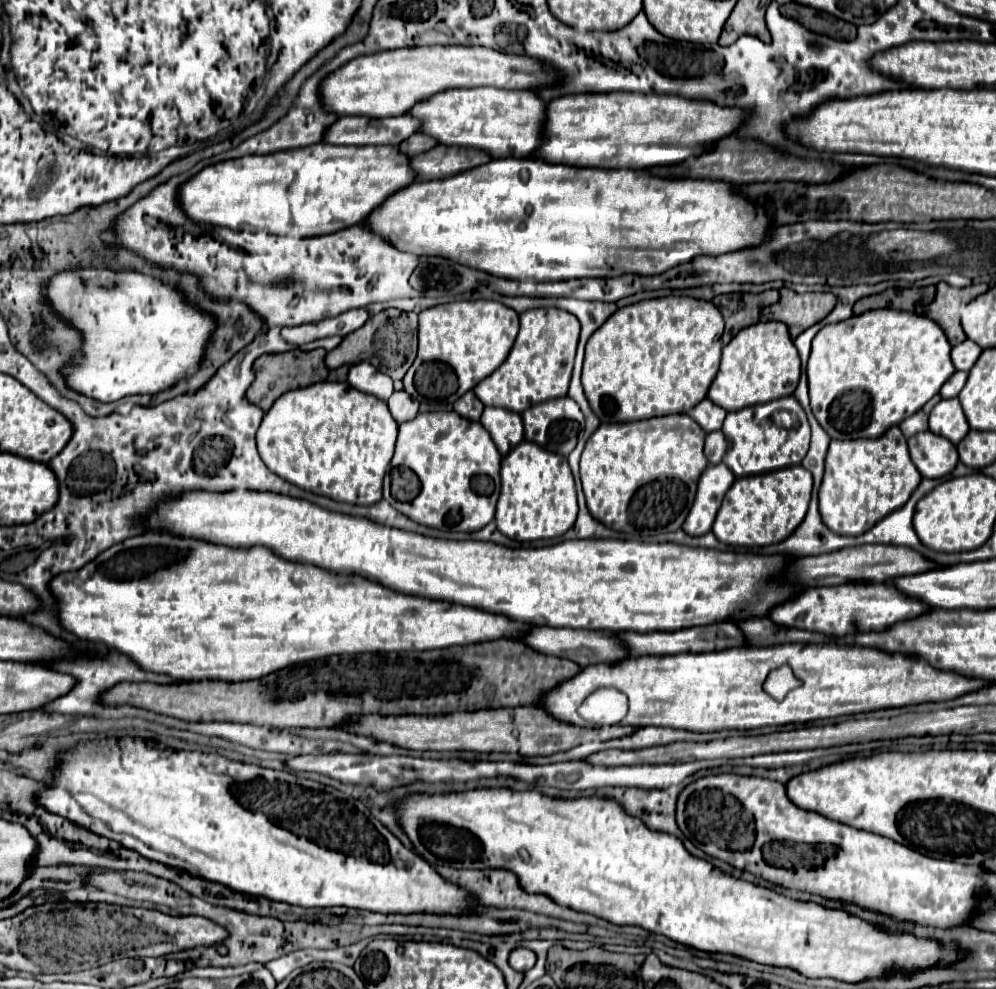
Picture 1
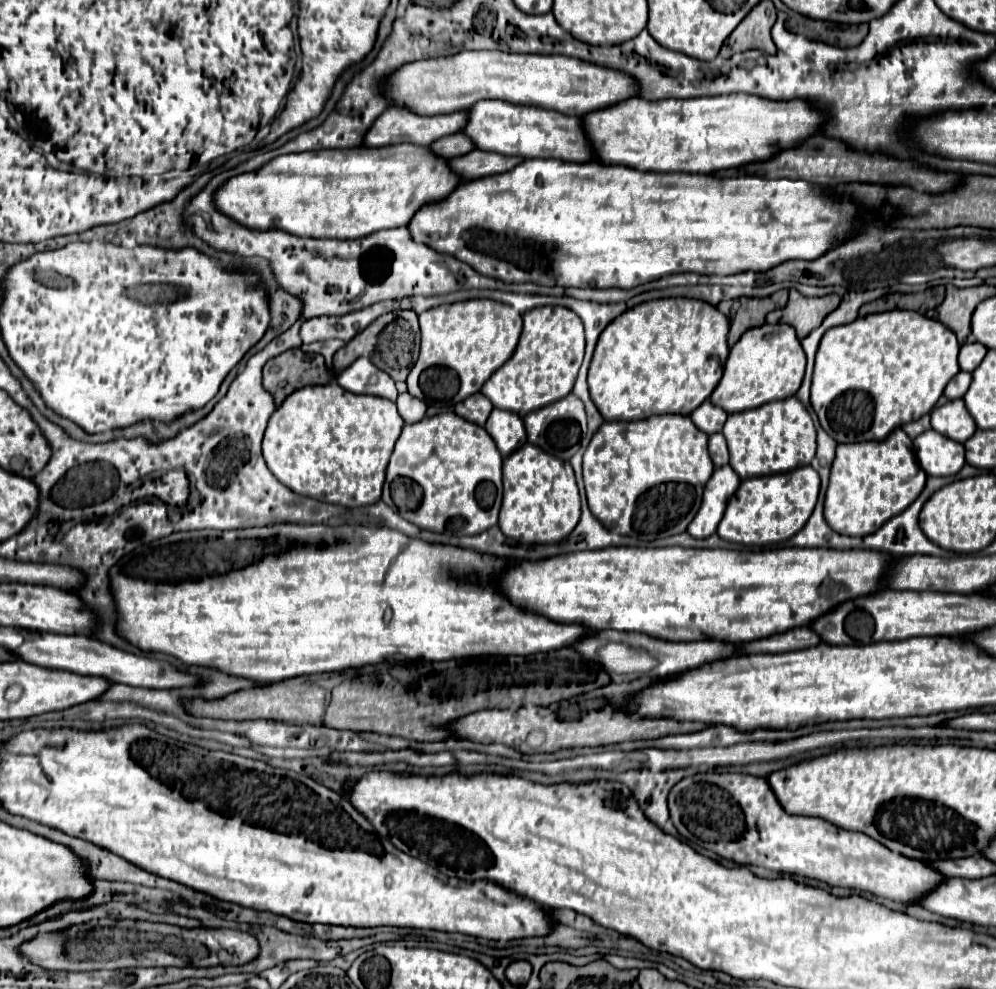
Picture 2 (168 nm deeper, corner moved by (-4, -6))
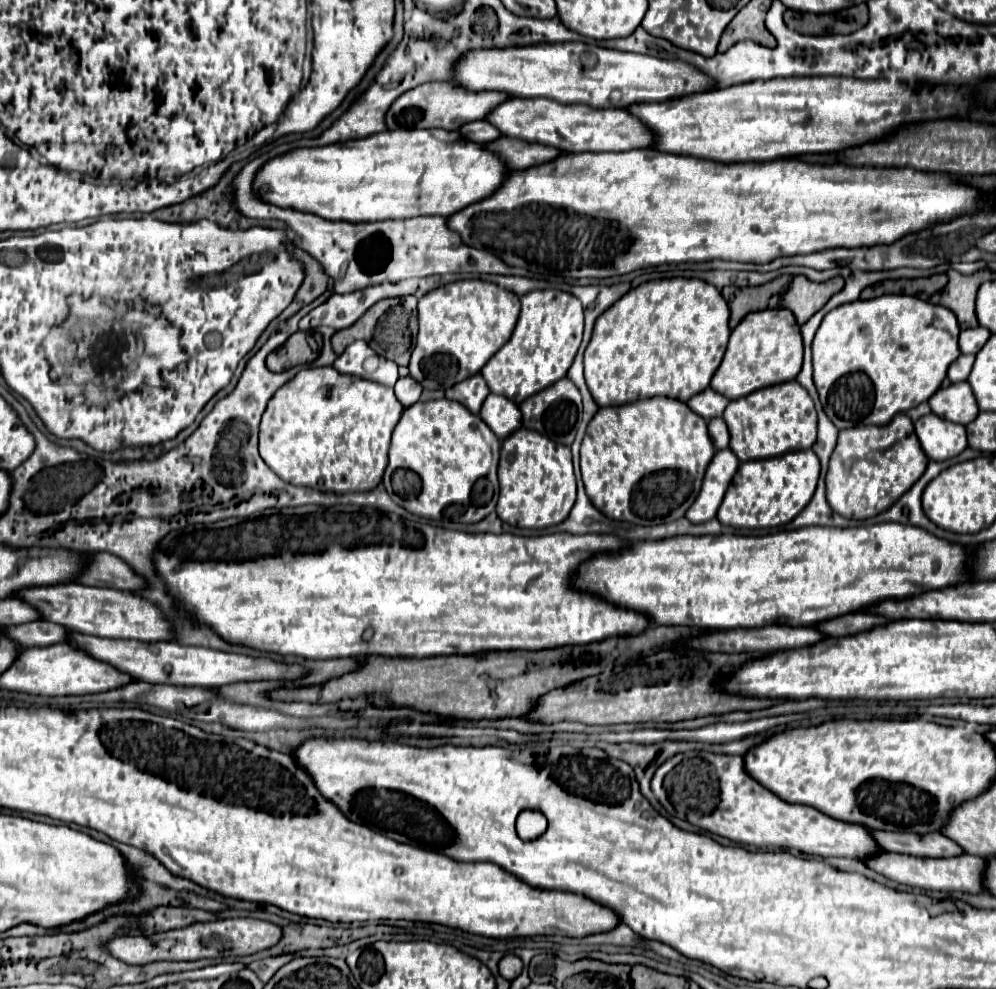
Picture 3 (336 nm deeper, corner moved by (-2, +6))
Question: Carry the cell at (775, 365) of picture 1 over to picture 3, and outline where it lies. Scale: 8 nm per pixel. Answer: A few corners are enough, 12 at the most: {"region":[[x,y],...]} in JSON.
{"region":[[788,309],[748,313],[710,387],[740,399],[796,379],[802,335]]}

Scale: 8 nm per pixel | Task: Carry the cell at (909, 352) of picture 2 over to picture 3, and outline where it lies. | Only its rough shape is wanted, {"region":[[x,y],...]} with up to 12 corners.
{"region":[[910,295],[832,309],[814,385],[838,429],[928,401],[956,315]]}

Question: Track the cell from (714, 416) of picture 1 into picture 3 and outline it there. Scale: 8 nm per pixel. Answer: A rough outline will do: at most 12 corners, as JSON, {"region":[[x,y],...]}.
{"region":[[704,389],[688,407],[706,421],[722,417],[728,399]]}

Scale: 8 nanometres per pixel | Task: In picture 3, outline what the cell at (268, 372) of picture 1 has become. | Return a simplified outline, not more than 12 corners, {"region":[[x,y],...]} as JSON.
{"region":[[296,331],[266,357],[280,373],[320,355],[316,333]]}

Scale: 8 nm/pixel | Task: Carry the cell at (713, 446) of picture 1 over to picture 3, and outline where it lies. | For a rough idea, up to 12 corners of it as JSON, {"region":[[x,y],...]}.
{"region":[[712,419],[708,433],[716,449],[728,447],[724,419]]}

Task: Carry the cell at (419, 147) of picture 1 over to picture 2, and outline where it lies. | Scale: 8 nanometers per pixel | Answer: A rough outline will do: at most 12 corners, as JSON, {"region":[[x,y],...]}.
{"region":[[466,133],[446,135],[432,143],[432,151],[454,159],[474,149]]}

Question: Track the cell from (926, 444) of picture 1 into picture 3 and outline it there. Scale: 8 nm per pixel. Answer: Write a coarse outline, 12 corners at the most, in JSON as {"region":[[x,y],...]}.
{"region":[[920,417],[914,429],[932,461],[968,447],[964,425]]}

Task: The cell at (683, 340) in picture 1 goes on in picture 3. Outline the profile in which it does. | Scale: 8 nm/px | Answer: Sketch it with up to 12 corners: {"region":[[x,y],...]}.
{"region":[[700,279],[630,289],[584,351],[600,407],[688,401],[728,345]]}

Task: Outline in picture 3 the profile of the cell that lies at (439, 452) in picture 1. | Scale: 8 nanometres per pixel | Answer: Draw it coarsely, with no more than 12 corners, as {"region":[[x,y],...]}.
{"region":[[450,399],[404,409],[396,503],[440,521],[496,509],[498,437]]}

